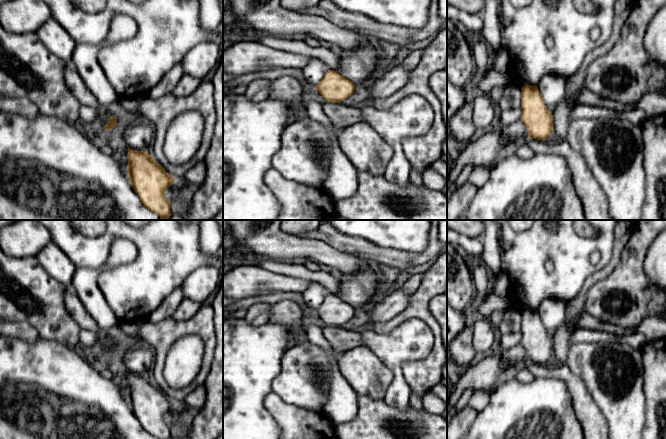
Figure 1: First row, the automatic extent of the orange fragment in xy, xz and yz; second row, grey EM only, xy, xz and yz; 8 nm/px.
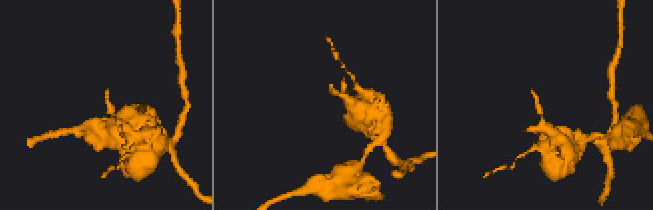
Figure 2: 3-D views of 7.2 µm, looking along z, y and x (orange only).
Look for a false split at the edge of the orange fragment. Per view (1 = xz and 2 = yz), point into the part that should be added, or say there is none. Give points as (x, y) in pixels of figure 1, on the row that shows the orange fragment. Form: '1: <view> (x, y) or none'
1: none
2: none

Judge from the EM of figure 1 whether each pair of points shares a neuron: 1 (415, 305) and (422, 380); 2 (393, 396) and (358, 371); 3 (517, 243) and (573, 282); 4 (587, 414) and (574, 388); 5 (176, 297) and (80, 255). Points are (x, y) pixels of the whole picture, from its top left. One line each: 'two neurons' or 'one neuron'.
1: one neuron
2: two neurons
3: one neuron
4: one neuron
5: two neurons

